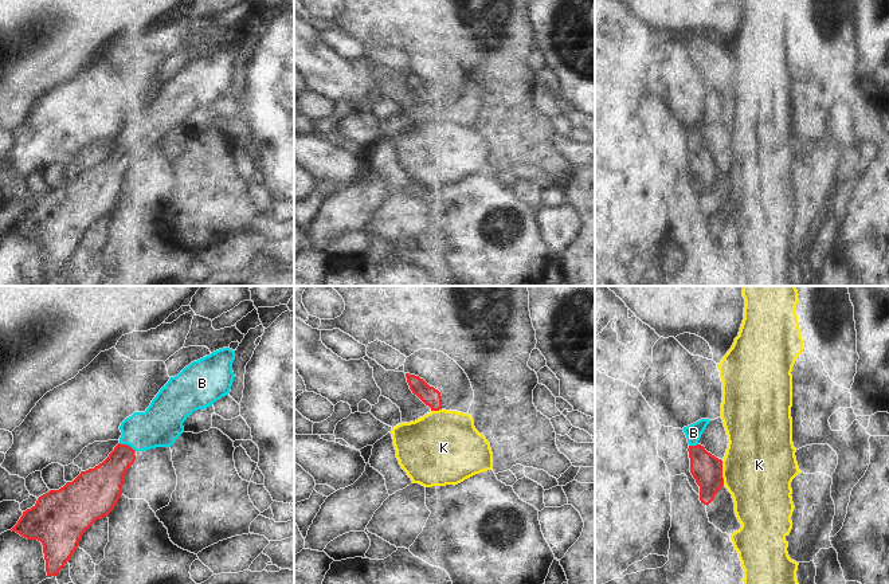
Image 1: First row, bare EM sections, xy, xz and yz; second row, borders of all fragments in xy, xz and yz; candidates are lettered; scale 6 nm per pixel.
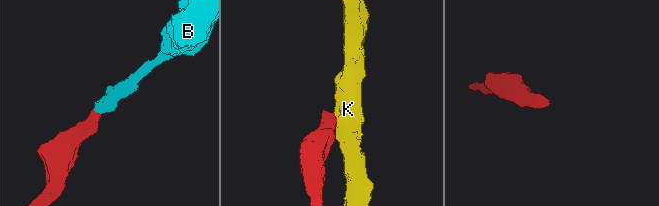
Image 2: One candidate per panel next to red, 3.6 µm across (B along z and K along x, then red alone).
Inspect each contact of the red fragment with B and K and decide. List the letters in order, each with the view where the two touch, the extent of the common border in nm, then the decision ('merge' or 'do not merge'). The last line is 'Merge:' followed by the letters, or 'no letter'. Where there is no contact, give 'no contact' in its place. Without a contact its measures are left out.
B: contact in xy; length 110 nm; merge
K: contact in yz; length 140 nm; do not merge
Merge: B

